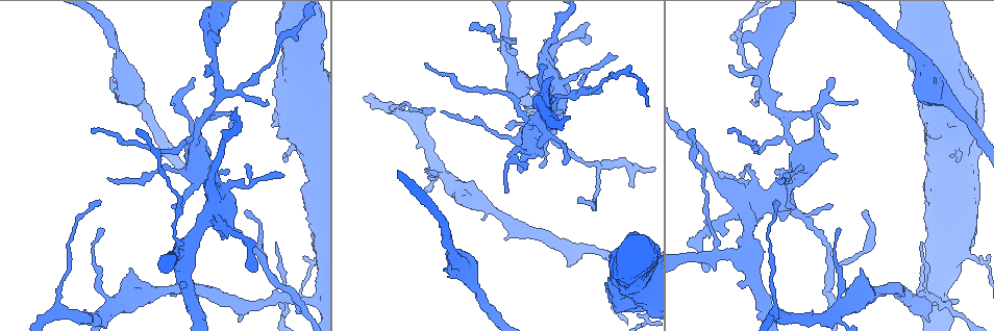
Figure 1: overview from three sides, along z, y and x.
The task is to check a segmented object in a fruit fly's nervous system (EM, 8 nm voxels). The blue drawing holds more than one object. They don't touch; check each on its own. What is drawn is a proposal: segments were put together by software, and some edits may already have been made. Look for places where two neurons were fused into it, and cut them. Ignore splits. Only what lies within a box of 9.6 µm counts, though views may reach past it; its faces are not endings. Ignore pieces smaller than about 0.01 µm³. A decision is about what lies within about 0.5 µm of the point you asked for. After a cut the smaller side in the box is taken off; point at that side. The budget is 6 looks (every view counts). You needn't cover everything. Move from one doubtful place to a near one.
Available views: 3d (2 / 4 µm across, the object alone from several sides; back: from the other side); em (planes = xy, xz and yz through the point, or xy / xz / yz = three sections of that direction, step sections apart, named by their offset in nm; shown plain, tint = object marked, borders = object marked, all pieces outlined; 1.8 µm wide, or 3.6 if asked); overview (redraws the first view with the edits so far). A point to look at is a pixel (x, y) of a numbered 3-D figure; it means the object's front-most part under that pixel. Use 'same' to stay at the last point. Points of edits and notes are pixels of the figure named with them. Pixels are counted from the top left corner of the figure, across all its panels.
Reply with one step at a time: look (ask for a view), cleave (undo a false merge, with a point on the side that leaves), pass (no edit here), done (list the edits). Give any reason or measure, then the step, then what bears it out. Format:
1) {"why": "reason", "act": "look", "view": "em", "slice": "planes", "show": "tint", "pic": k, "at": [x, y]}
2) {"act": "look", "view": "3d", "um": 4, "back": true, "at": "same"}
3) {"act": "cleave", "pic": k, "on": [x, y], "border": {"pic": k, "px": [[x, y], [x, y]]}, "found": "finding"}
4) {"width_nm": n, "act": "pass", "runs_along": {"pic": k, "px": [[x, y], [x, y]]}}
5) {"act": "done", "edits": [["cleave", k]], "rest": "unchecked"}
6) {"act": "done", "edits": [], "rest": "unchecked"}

{"why": "three-way junction", "act": "look", "view": "3d", "um": 4, "pic": 1, "at": [213, 58]}

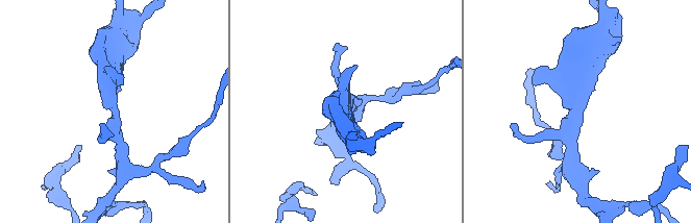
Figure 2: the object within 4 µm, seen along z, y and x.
{"arms": 3, "act": "look", "view": "em", "slice": "planes", "show": "plain", "pic": 2, "at": [113, 107]}

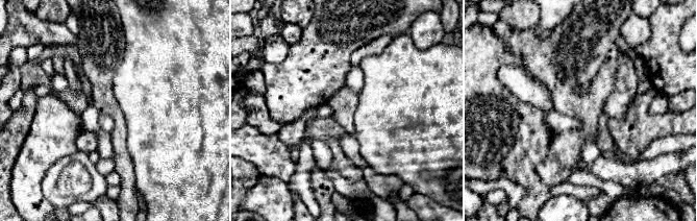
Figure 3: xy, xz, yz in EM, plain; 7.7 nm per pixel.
{"why": "where the object lies", "act": "look", "view": "em", "slice": "planes", "show": "tint", "at": "same"}

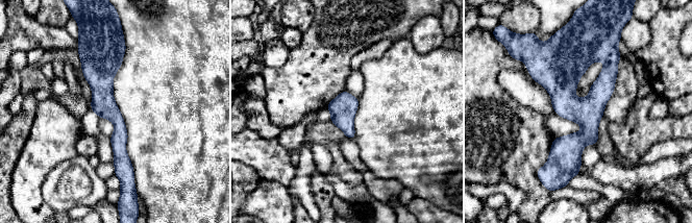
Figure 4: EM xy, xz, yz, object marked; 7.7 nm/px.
{"act": "pass", "runs_along": {"pic": 4, "px": [[108, 52], [125, 176]]}, "found": "one neuron here"}

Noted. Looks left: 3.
{"why": "arms run side by side", "act": "look", "view": "em", "um": 3.6, "slice": "planes", "show": "tint", "pic": 1, "at": [746, 214]}

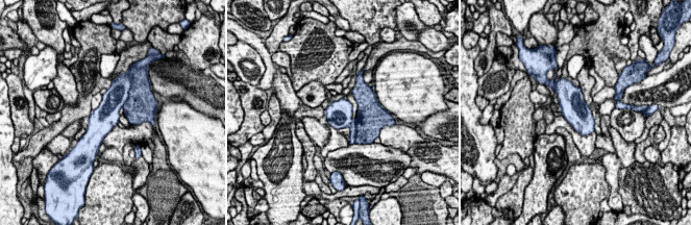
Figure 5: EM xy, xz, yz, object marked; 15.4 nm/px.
{"width_nm": 400, "act": "cleave", "pic": 5, "on": [141, 105], "part_leaving": {"pic": 5, "px": [[359, 88], [364, 127], [358, 138]]}, "found": "two neurons meet here"}

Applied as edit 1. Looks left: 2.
{"why": "calibre changes", "act": "look", "view": "em", "um": 3.6, "slice": "xz", "step": 8, "show": "tint", "pic": 1, "at": [957, 147]}

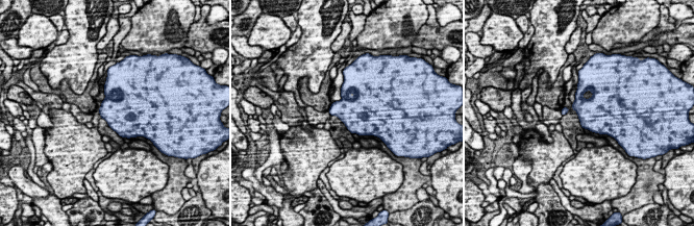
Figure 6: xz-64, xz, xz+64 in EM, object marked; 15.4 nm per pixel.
{"why": "cut it another way", "act": "look", "view": "em", "um": 3.6, "slice": "planes", "show": "tint", "at": "same"}

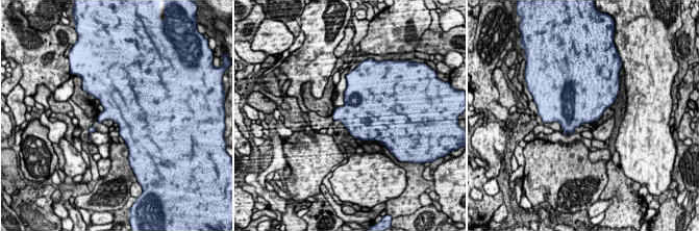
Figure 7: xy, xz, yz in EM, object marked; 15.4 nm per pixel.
{"width_nm": 500, "act": "pass", "found": "continuous, no second neuron"}

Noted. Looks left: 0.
{"act": "done", "edits": [["cleave", 5]], "rest": "unchecked"}

